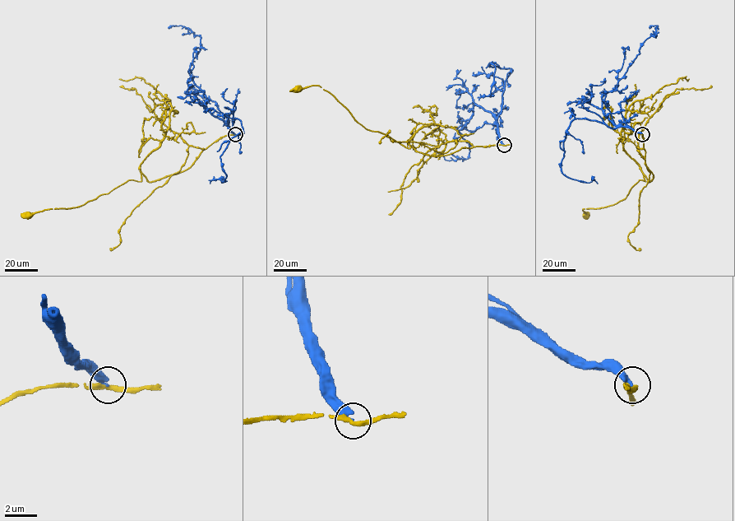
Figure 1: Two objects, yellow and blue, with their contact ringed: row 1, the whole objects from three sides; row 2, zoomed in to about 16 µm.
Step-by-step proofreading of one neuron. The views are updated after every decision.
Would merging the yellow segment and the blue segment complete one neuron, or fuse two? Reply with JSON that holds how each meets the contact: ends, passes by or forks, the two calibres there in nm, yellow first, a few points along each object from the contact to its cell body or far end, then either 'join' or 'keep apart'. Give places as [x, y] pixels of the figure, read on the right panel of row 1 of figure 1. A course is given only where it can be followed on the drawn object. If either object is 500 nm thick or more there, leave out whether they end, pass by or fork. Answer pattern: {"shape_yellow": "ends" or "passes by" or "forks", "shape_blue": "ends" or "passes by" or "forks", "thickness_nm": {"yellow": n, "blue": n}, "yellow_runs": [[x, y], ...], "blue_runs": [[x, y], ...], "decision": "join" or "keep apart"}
{"shape_yellow": "passes by", "shape_blue": "ends", "thickness_nm": {"yellow": 280, "blue": 320}, "yellow_runs": [[642, 134], [653, 178], [643, 174], [645, 181], [624, 199], [583, 209], [586, 214]], "blue_runs": [[642, 134], [616, 126], [604, 114], [602, 96], [615, 90], [640, 45], [656, 34], [658, 25], [649, 28]], "decision": "keep apart"}

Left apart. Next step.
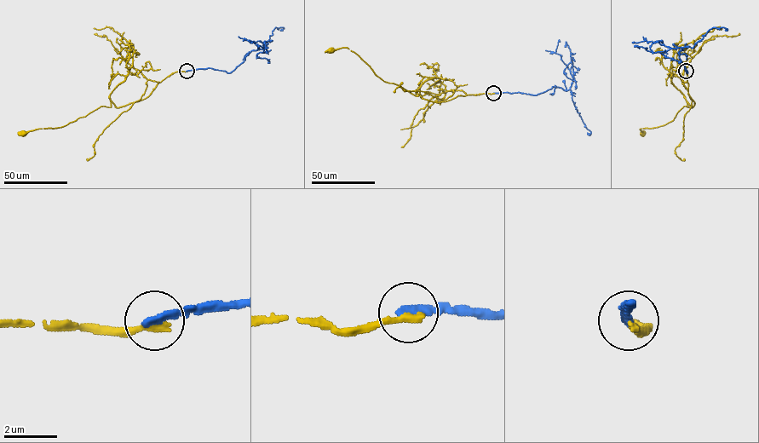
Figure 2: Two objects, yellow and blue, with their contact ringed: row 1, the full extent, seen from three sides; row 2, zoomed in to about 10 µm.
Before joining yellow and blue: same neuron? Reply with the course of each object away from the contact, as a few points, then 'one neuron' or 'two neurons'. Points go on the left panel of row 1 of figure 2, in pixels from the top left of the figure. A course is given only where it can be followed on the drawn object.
course yellow (186, 71), (172, 72), (139, 100), (117, 107), (111, 101), (111, 107), (100, 106), (65, 125), (23, 133); course blue (186, 71), (211, 68), (230, 72), (251, 51), (263, 47), (266, 51), (256, 55), (267, 60); two neurons

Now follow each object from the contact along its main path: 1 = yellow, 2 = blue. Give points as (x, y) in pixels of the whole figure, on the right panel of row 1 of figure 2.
1: (686, 71), (694, 105), (691, 107), (687, 101), (688, 107), (684, 106), (671, 121), (640, 129), (642, 133)
2: (686, 71), (679, 56), (682, 49), (681, 47), (655, 52), (681, 60)

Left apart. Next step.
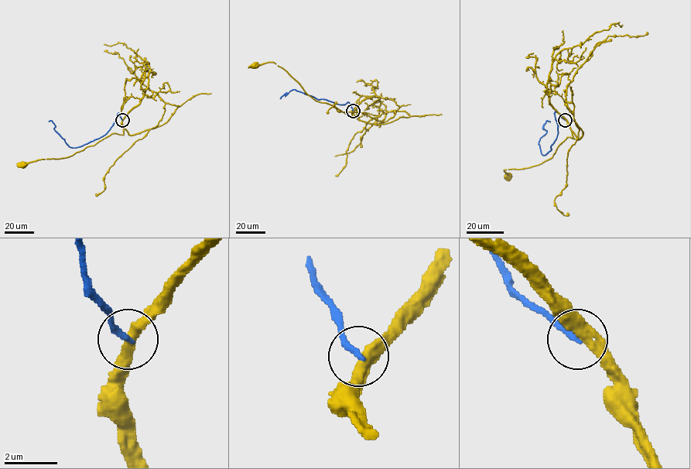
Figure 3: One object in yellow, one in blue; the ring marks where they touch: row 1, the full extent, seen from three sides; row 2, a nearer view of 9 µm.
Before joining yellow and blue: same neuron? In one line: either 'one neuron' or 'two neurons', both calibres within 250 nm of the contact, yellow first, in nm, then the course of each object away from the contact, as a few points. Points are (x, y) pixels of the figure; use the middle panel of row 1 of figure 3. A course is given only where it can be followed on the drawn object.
two neurons; calibres 420 and 240 nm; course yellow (354, 111), (354, 118), (350, 117), (331, 105), (313, 98), (275, 63), (254, 65); course blue (354, 111), (348, 102), (336, 104), (292, 89), (280, 98)

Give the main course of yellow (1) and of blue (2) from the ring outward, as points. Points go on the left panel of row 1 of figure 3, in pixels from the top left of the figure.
1: (122, 119), (123, 135), (112, 133), (94, 145), (65, 158), (43, 159), (23, 164)
2: (122, 119), (118, 113), (105, 134), (79, 147), (72, 148), (54, 129), (54, 123), (49, 121)

